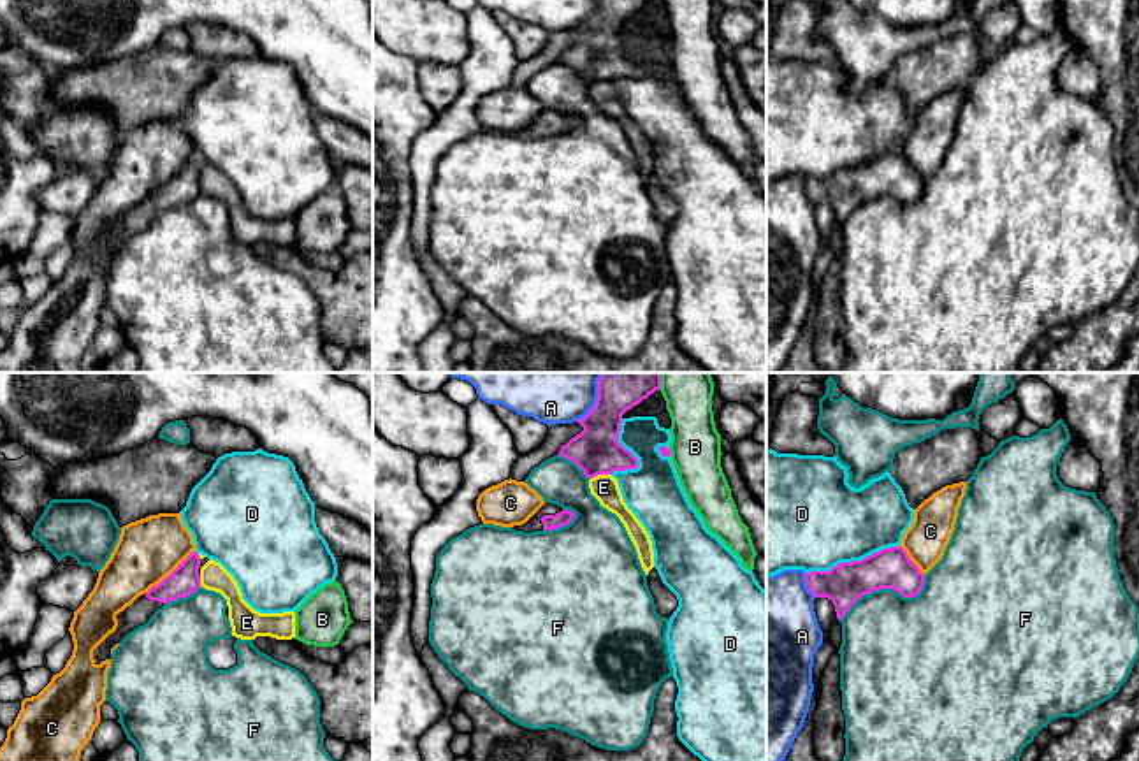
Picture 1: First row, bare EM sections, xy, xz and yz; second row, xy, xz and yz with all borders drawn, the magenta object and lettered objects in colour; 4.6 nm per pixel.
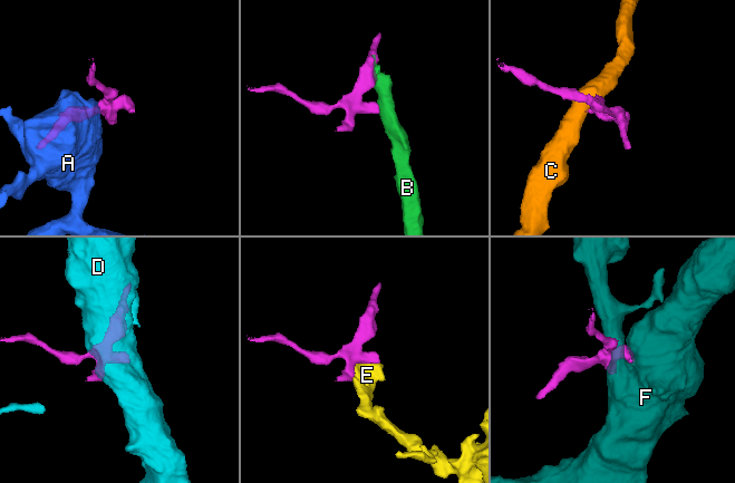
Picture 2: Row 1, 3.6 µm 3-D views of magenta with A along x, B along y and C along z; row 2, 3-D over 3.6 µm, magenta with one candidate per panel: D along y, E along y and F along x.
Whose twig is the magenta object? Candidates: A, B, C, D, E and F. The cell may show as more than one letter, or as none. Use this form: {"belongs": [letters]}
{"belongs": []}

